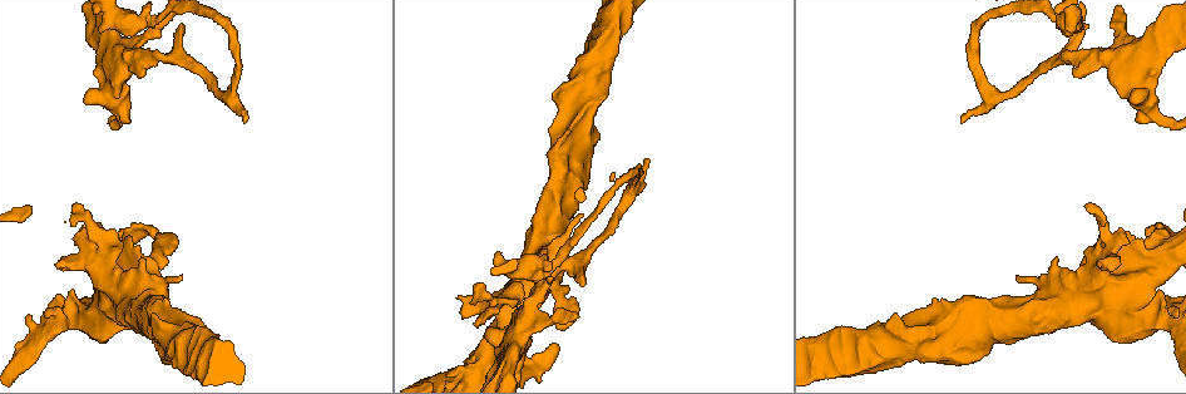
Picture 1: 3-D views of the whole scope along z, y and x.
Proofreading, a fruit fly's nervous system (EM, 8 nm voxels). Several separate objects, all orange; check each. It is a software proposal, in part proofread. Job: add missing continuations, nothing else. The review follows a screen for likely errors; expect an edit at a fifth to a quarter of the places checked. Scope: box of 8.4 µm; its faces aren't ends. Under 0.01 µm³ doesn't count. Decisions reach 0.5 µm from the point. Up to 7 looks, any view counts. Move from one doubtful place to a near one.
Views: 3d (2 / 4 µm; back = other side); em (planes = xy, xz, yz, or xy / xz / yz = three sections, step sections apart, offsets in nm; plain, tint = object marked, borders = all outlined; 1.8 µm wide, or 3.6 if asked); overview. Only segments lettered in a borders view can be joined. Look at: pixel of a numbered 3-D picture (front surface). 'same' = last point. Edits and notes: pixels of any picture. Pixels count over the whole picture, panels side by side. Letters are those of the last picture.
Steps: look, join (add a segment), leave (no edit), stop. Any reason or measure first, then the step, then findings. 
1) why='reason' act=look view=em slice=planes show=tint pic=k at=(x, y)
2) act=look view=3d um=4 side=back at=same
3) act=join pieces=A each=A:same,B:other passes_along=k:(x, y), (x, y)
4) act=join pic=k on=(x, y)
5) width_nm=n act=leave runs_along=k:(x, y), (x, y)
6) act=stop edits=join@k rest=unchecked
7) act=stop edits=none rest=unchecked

why='calibre changes' act=look view=em um=3.6 slice=planes show=tint pic=1 at=(121, 105)

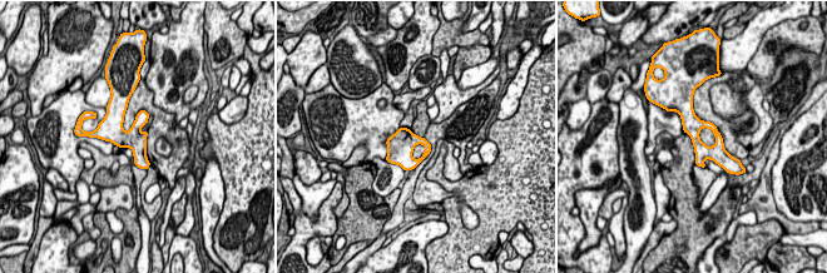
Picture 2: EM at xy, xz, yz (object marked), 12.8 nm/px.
act=look view=em um=3.6 slice=planes show=borders at=same

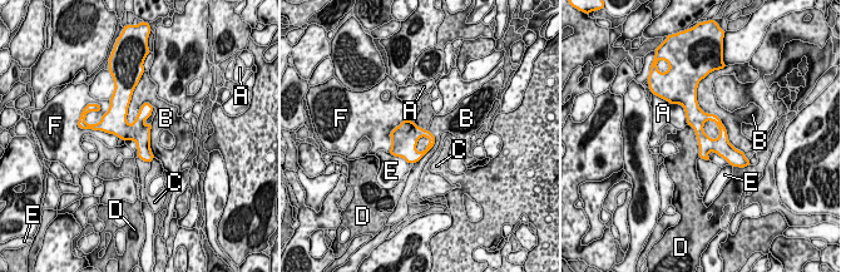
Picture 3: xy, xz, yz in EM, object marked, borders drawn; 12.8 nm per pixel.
act=leave each=A:other,B:other,C:other,D:other,E:other,F:other border=3:(687, 123), (697, 138), (699, 157) found='no lettered segment goes on from it'

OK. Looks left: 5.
why='free end' act=look view=em slice=yz step=8 show=tint pic=1 at=(1100, 267)

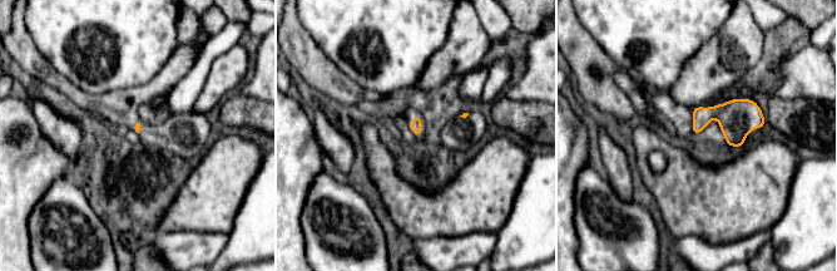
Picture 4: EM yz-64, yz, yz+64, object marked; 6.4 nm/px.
act=look view=em slice=planes show=borders at=same

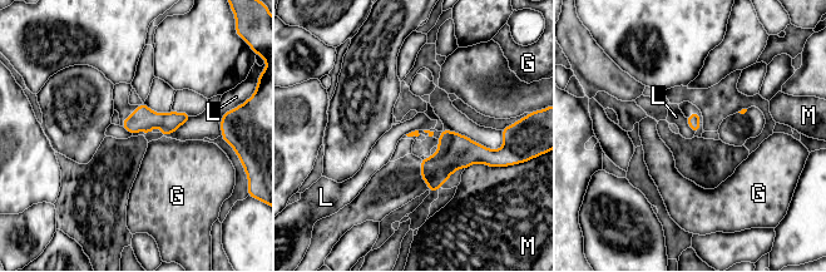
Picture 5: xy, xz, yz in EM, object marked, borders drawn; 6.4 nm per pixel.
act=leave each=G:other,L:other,M:other border=5:(686, 118), (695, 133) found='none of them fits'

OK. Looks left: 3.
act=stop edits=none rest=unchecked

